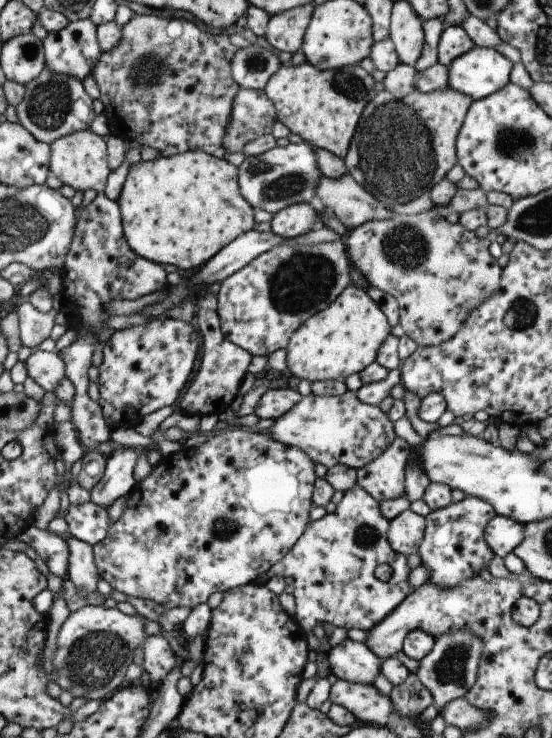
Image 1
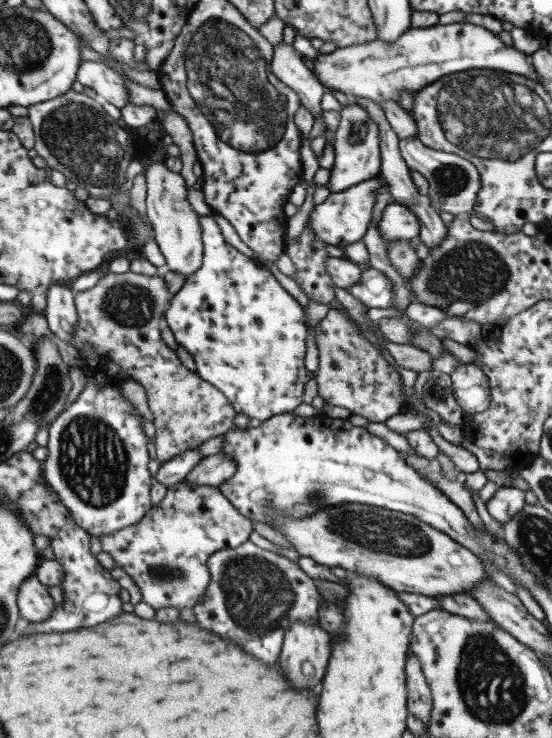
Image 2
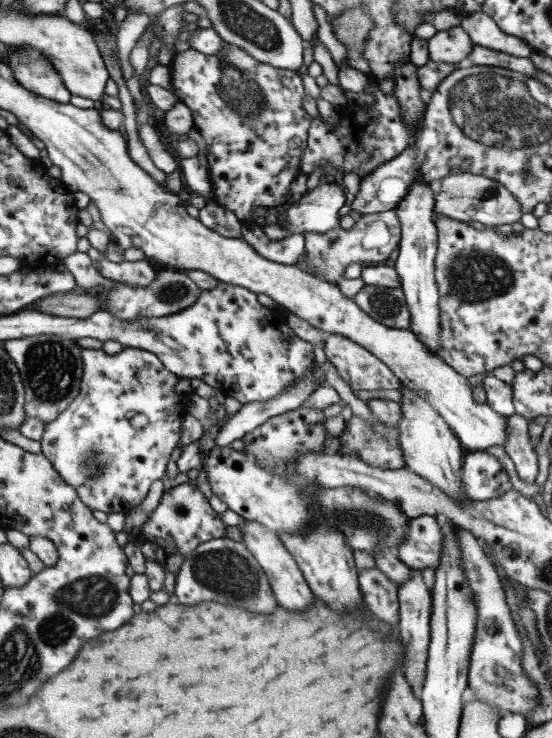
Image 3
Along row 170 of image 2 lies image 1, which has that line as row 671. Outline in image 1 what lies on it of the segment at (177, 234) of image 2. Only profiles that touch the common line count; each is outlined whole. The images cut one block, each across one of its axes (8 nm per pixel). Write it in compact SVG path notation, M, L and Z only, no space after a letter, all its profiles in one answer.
M159 634L145 636L140 648L143 651L141 666L152 681L161 682L165 674L169 674L173 666L176 666L176 652Z

